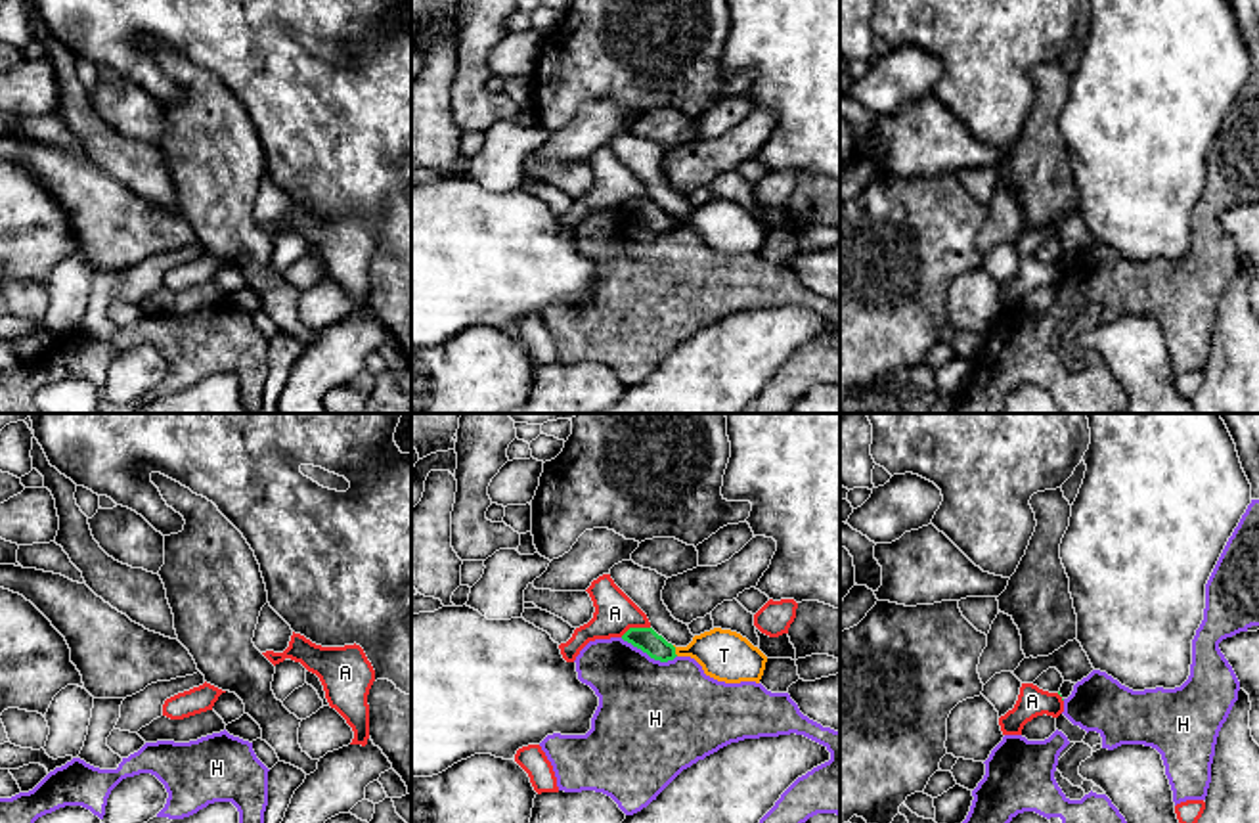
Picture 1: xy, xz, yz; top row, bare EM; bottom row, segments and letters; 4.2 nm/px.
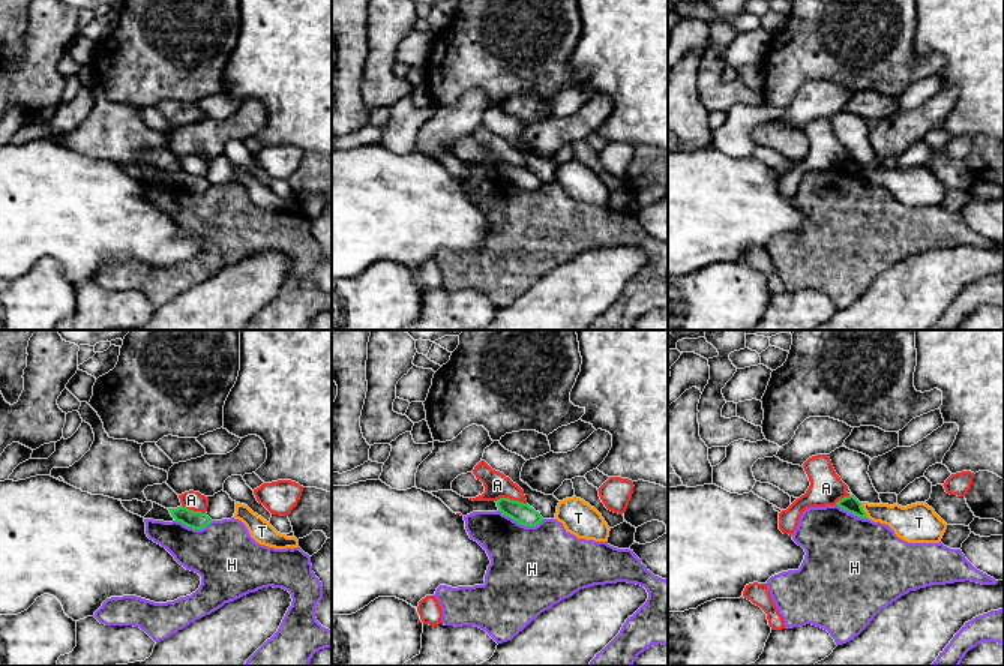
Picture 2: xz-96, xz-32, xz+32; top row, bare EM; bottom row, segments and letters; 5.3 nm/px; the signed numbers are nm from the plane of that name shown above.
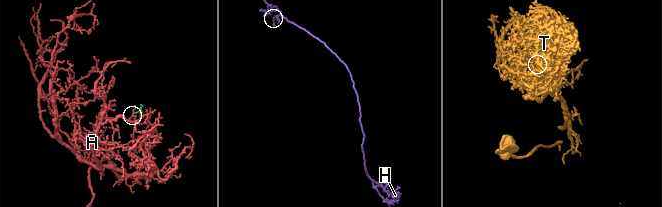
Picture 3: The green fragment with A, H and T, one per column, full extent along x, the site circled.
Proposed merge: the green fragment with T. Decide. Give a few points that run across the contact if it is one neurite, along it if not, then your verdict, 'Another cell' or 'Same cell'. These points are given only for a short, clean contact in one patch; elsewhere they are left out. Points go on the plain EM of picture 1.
Line: xz (672, 217), (678, 226). Another cell

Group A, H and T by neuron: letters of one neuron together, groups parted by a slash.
A / H / T

